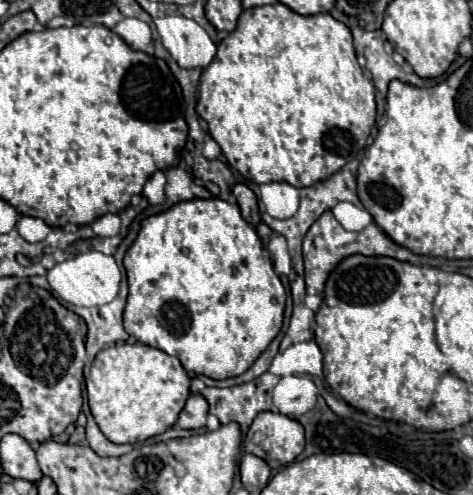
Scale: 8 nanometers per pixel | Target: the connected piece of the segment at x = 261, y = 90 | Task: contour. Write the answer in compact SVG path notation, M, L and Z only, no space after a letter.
M273 3L273 5L261 5L261 7L251 7L243 9L239 15L237 29L227 35L217 45L217 55L211 61L209 67L203 69L201 79L199 79L199 101L197 101L197 113L201 119L207 121L207 131L209 135L219 143L223 157L227 159L229 167L235 167L247 181L253 183L271 183L271 181L287 181L295 187L309 187L315 185L317 181L337 173L343 169L351 159L359 157L369 141L371 127L375 125L375 87L372 81L365 77L363 69L357 63L353 43L351 43L351 31L345 23L337 21L329 13L319 13L319 15L299 15L293 9L289 9L283 3Z

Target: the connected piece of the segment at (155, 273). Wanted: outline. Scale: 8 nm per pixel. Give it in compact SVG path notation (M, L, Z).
M189 199L175 203L167 211L141 221L141 229L127 249L123 265L127 269L129 297L123 311L123 325L139 343L177 357L187 373L227 379L245 373L267 349L283 325L285 289L273 271L273 263L263 255L263 241L241 217L239 205L223 199Z

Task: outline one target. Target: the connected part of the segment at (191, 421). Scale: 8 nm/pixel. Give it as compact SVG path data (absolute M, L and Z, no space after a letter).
M199 393L197 395L191 395L187 399L187 405L181 411L177 423L183 429L199 429L207 421L207 411L209 411L209 403L205 401L205 397L199 395Z

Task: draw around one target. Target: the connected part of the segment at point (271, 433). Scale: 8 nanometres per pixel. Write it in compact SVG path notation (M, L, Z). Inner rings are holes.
M263 411L245 437L245 451L261 457L271 469L289 465L305 447L305 431L297 419Z

